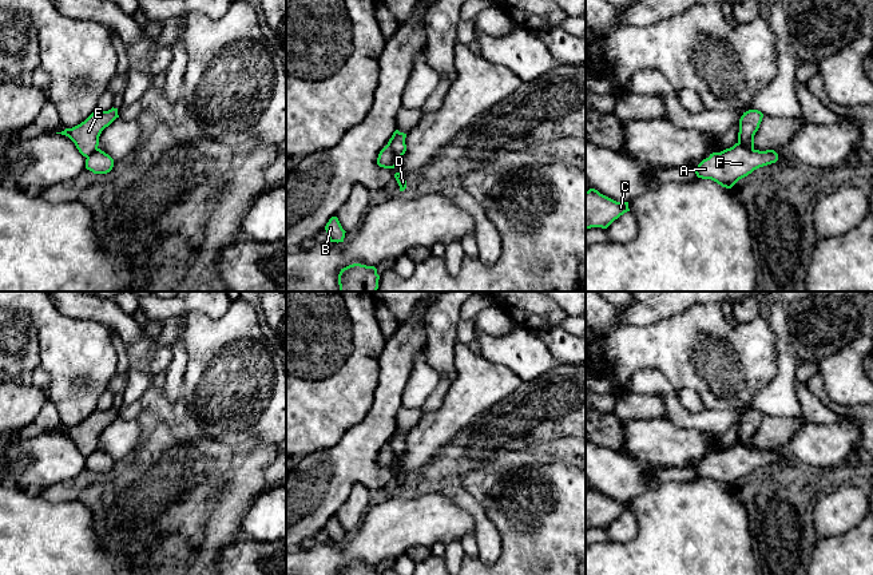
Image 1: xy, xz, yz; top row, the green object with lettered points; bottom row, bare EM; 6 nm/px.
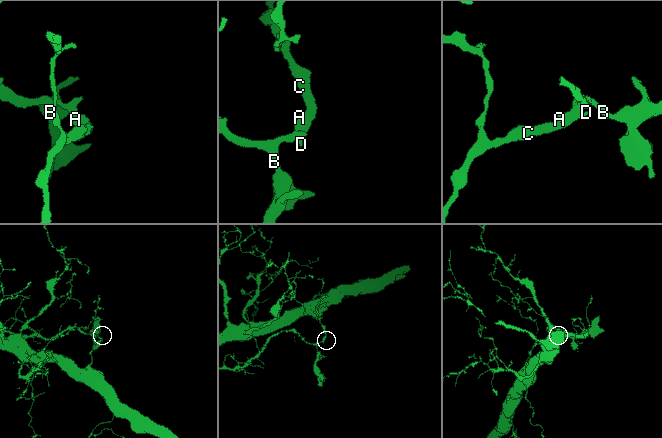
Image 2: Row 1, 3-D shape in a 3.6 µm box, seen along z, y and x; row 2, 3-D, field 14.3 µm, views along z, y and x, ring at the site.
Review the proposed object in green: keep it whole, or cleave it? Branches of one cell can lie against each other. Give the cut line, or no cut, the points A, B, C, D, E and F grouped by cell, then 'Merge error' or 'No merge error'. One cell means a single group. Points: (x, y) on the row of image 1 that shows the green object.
Split along xz (387, 145), (395, 158), (392, 167). Groups: A C D F / B E. Merge error

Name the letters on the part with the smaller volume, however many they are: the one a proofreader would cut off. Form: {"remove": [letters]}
{"remove": ["B", "E"]}

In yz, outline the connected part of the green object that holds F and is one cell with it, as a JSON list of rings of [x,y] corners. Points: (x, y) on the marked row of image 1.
[[[739,142],[721,152],[713,152],[695,168],[702,179],[711,179],[722,187],[731,189],[739,179],[754,170],[775,163],[778,154],[774,150],[750,150]]]

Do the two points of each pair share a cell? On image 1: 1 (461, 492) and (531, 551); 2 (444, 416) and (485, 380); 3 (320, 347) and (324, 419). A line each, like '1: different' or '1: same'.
1: different
2: same
3: same

